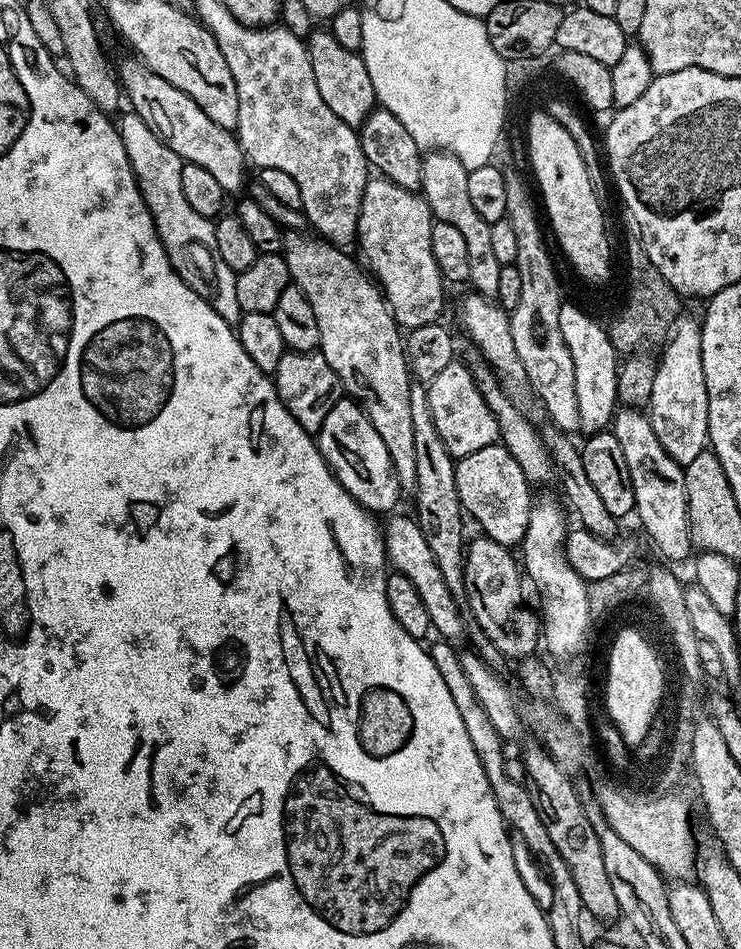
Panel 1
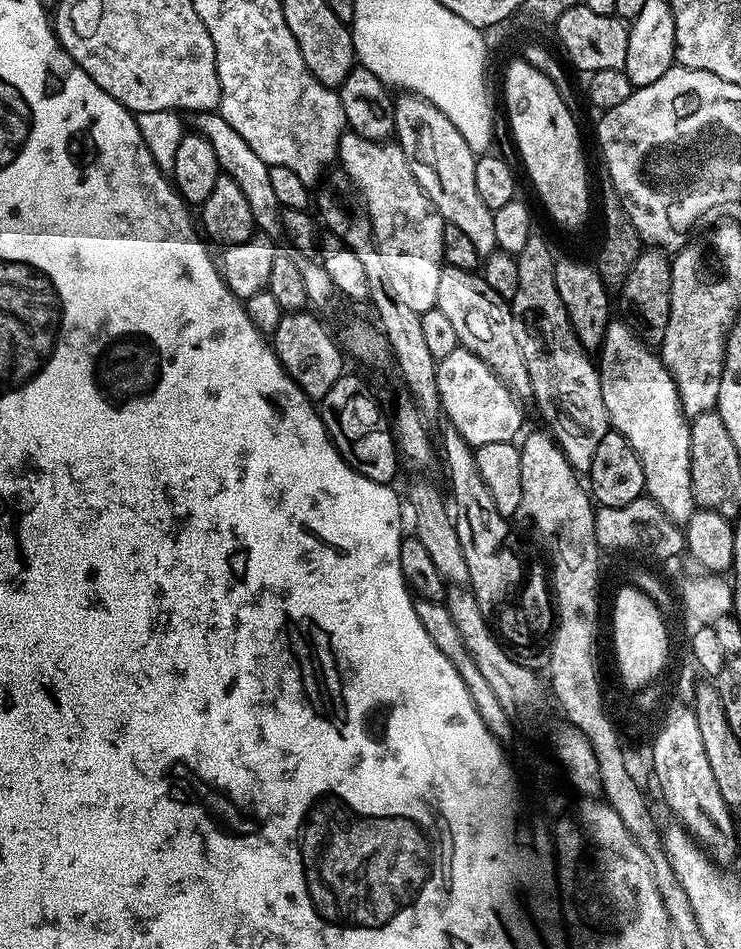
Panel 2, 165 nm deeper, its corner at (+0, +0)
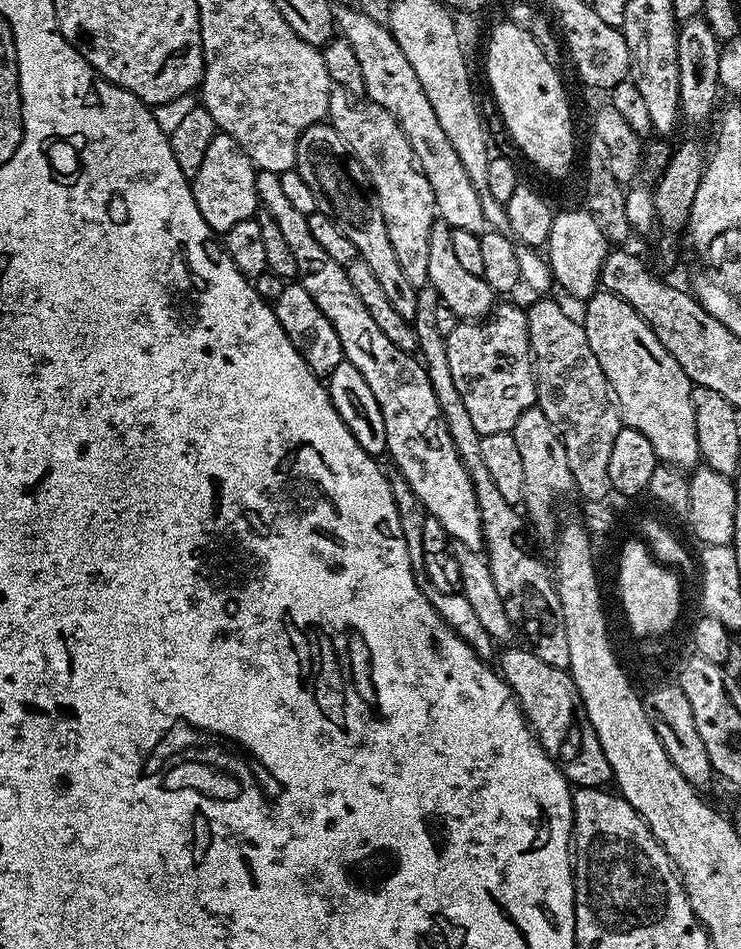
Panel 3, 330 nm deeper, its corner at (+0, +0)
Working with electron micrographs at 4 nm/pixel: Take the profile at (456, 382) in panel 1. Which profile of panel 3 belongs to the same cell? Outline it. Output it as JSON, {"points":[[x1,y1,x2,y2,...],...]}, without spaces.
{"points":[[497,303,490,315,479,322,458,322,446,338,446,358,450,358,450,375,462,394,462,403,474,422,480,437,511,432,518,417,536,402,536,365,532,363,532,347,528,337,528,314,516,304]]}

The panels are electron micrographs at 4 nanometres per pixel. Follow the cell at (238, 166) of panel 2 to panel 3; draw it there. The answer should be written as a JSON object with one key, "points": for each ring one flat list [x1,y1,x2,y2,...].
{"points":[[257,171,256,199,263,211,274,218,274,226,282,230,290,251,294,253,294,262,298,262,296,280,304,287,306,294,314,298,318,310,330,318,330,326,334,326,338,342,342,342,344,359,358,366,358,374,366,378,374,398,378,398,382,422,386,422,387,455,392,456,391,463,400,471,402,478,410,482,410,490,418,494,427,515,438,518,448,537,455,543,480,552,484,548,484,531,478,498,474,494,470,474,466,466,462,466,462,458,458,458,454,438,450,438,450,430,446,430,438,398,434,398,434,386,430,386,427,368,415,355,394,346,394,342,382,334,378,322,370,318,370,310,362,306,362,298,354,286,350,286,347,267,334,262,334,258,330,258,330,254,318,246,318,241,310,235,308,217,288,201,282,191,279,172]]}

